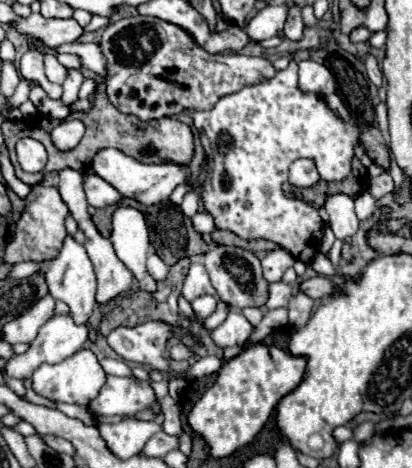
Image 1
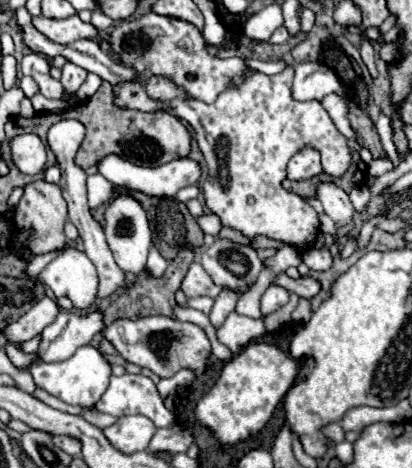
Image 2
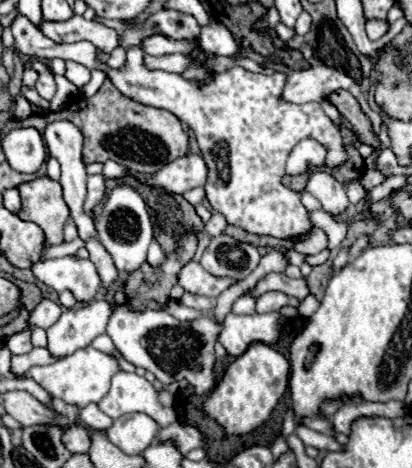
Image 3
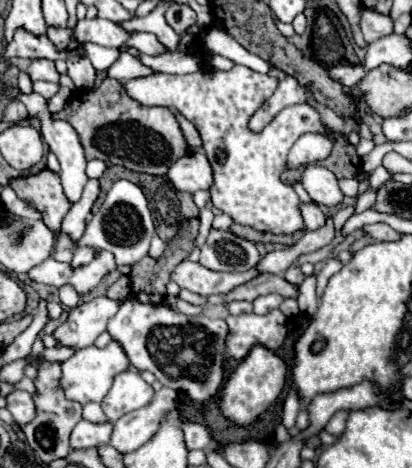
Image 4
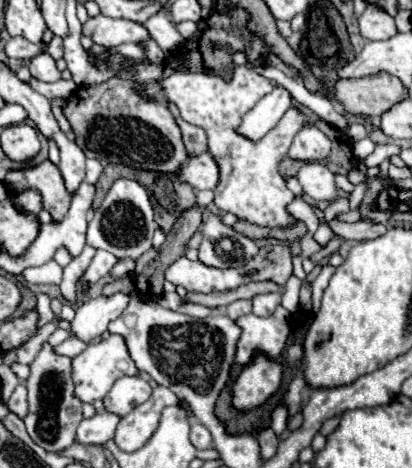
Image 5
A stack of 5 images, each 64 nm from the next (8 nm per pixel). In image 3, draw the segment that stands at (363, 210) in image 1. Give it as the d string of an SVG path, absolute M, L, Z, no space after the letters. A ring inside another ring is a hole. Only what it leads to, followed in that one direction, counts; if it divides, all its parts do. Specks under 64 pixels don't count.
M352 180L352 182L344 184L344 190L346 190L348 200L350 200L352 204L362 202L362 200L364 200L364 196L366 196L366 190L360 186L360 182L358 182L358 180Z

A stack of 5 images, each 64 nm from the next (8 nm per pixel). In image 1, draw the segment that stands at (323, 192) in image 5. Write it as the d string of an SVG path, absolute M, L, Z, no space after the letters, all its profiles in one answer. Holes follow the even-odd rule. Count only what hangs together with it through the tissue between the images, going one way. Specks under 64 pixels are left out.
M326 194L324 208L330 218L330 228L338 240L354 236L358 230L358 218L354 214L354 202L350 196L344 194Z

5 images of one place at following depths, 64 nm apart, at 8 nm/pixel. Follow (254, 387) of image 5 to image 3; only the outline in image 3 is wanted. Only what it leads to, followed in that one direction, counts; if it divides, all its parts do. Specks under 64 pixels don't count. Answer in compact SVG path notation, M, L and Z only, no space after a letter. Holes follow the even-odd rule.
M256 342L228 366L224 378L206 398L204 412L214 418L228 434L248 434L270 416L288 388L288 376L290 362L272 346Z

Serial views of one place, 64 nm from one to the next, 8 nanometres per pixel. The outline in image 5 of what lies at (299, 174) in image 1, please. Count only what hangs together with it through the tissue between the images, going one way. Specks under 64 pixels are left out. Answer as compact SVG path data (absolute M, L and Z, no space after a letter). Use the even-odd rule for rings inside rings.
M308 124L294 136L288 154L290 158L302 162L324 160L330 154L330 140L314 124Z

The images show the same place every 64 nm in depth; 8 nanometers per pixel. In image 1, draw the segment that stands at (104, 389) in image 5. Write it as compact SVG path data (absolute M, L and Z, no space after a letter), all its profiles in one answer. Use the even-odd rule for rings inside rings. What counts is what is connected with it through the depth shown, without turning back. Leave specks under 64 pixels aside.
M86 348L78 350L74 356L66 358L60 364L42 364L32 374L32 386L34 386L36 394L40 394L48 400L68 402L68 404L84 404L84 406L88 406L98 396L100 388L104 386L104 380L106 380L104 368L100 366L96 354Z

